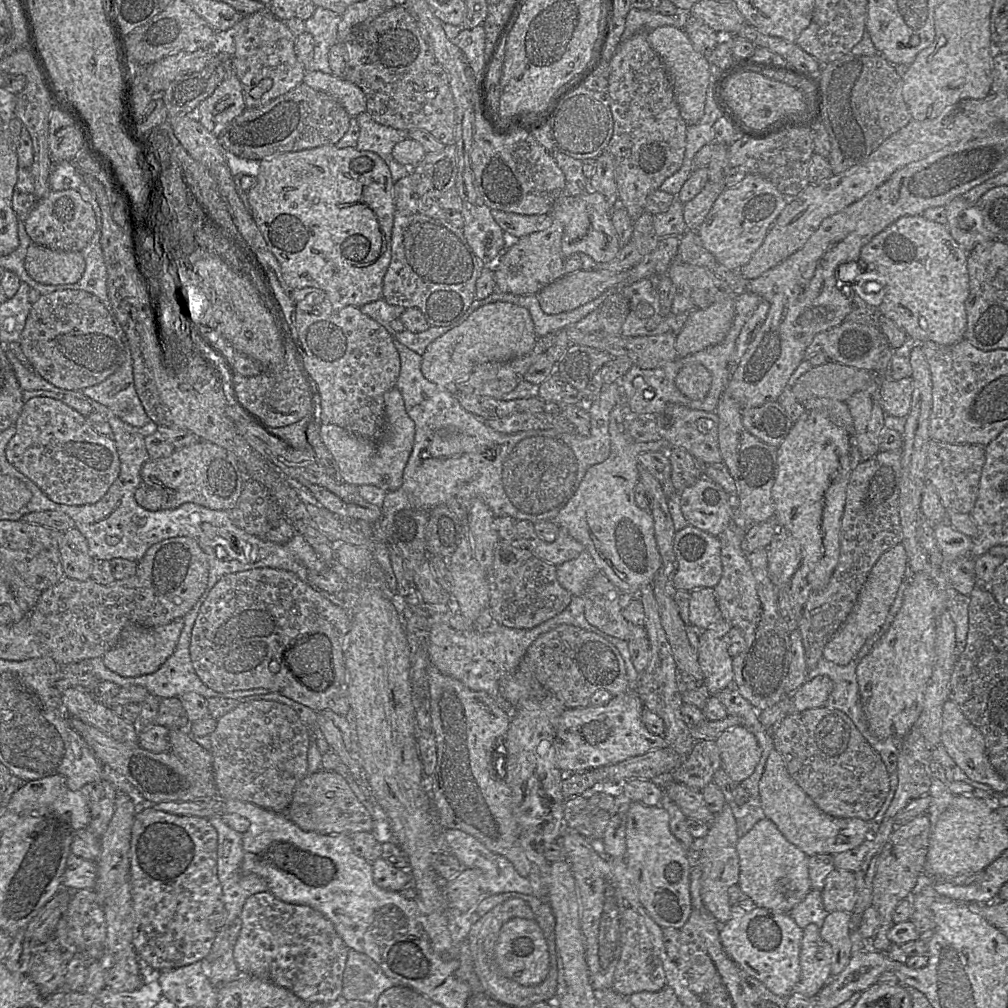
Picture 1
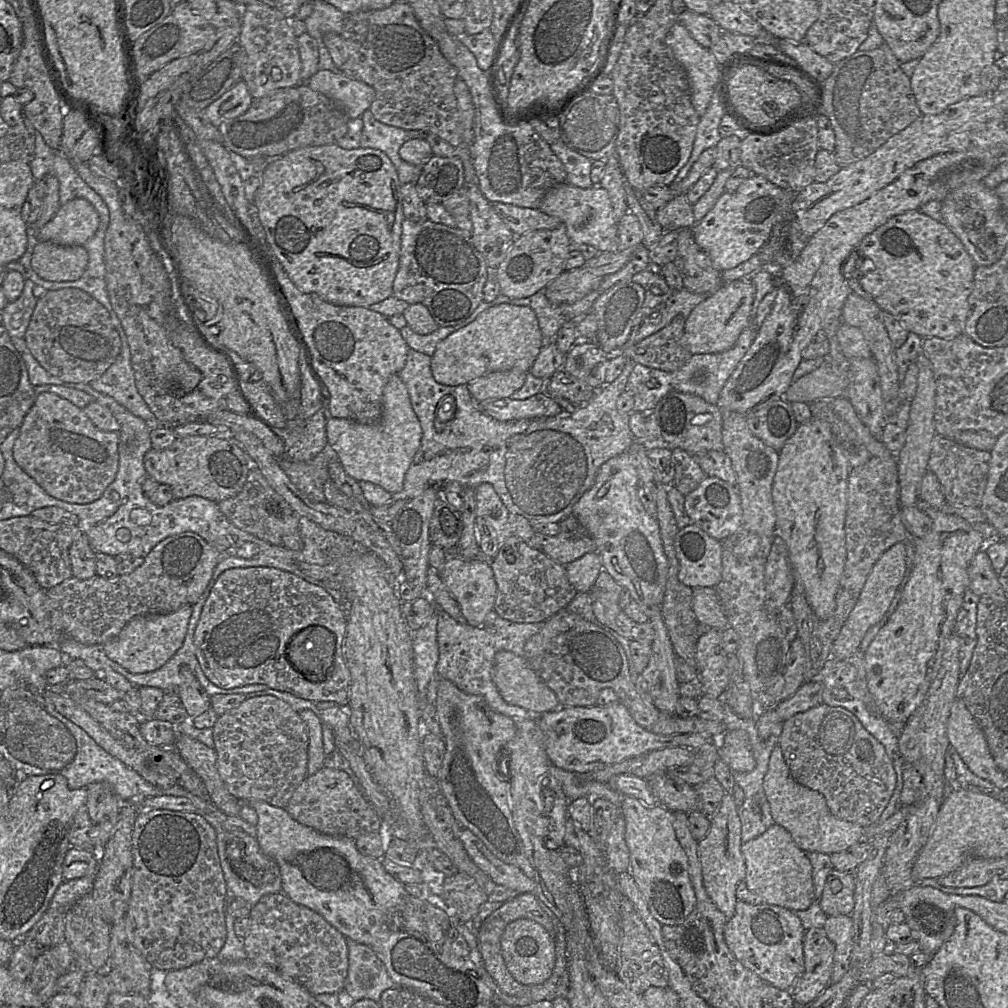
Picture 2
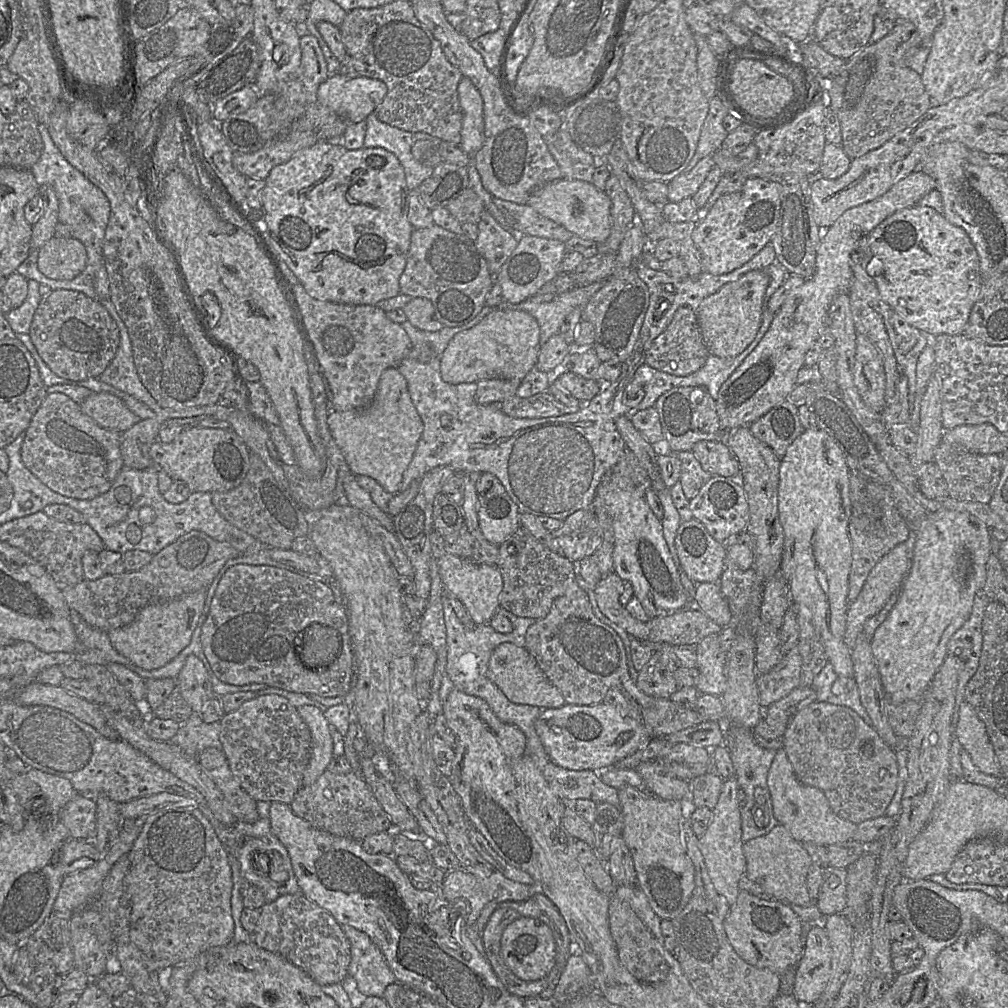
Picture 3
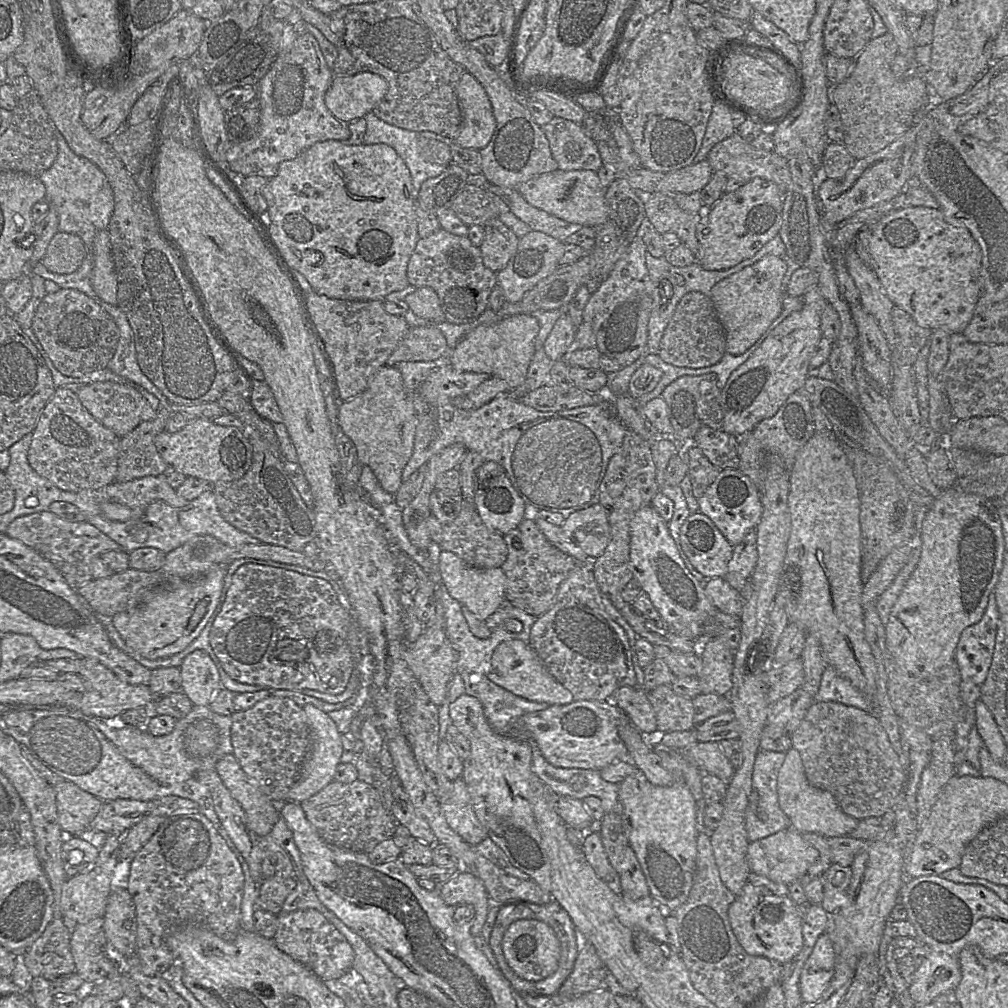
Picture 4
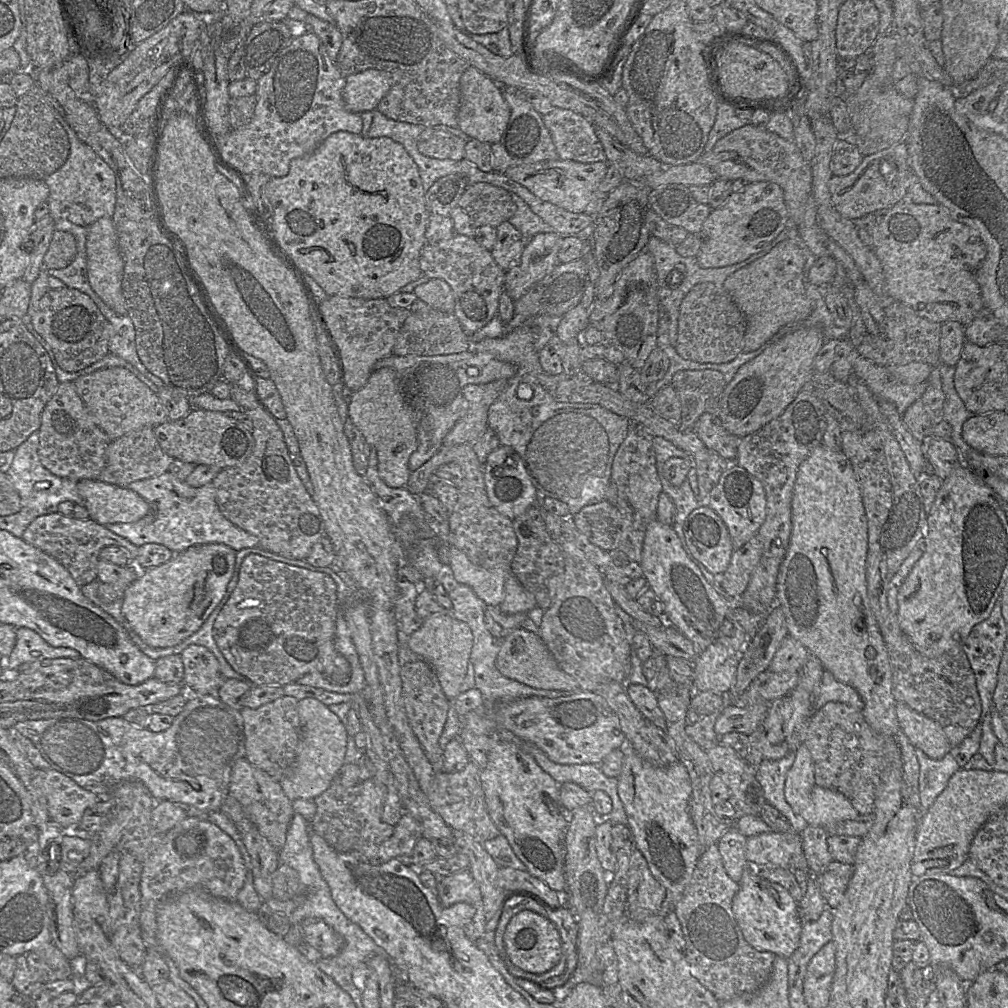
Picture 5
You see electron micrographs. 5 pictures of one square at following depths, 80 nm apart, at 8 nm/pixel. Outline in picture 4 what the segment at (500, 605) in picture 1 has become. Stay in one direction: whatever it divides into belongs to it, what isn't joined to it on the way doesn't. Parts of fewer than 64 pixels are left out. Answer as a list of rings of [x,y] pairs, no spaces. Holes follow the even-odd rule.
[[[523,518],[514,530],[504,536],[504,540],[508,546],[507,558],[501,566],[506,578],[505,600],[513,607],[538,618],[553,605],[561,583],[577,562],[550,544],[539,530],[536,520]]]

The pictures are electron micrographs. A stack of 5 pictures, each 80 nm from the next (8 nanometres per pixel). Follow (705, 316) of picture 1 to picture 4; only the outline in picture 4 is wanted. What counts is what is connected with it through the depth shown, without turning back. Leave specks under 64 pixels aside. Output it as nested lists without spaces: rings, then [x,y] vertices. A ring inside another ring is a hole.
[[[766,255],[753,265],[718,282],[708,293],[725,333],[726,353],[743,354],[756,343],[781,314],[786,296],[783,278],[787,268],[788,263],[784,257]]]

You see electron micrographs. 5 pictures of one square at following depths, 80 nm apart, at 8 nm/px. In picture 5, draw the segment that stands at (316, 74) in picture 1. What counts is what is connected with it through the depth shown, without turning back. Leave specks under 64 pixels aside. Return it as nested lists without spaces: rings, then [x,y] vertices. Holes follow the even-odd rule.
[[[369,69],[346,77],[342,98],[347,111],[361,114],[374,111],[390,89],[390,77],[384,71]]]

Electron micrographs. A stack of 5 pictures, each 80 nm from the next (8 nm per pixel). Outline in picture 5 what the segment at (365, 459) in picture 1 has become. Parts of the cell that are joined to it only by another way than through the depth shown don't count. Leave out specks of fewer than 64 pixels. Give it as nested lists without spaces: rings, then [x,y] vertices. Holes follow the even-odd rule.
[[[389,367],[374,370],[364,387],[352,393],[348,410],[348,417],[377,451],[377,470],[382,482],[389,489],[405,488],[411,475],[409,458],[417,445],[417,417],[400,391],[396,372]]]

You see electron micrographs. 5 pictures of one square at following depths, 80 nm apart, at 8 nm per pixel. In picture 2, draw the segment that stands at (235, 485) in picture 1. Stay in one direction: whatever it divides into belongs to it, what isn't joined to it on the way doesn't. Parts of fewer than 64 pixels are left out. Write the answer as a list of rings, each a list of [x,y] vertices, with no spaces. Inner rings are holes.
[[[216,436],[177,438],[164,450],[150,449],[143,459],[148,478],[170,486],[174,500],[200,496],[216,503],[236,496],[243,488],[252,460],[234,440]]]

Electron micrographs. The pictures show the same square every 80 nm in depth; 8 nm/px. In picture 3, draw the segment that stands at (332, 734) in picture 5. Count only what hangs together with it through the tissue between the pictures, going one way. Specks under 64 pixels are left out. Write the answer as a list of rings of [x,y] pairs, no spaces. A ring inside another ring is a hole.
[[[304,705],[297,707],[297,712],[306,723],[311,737],[311,754],[302,778],[302,786],[309,786],[327,770],[334,756],[334,744],[330,724],[318,707]]]

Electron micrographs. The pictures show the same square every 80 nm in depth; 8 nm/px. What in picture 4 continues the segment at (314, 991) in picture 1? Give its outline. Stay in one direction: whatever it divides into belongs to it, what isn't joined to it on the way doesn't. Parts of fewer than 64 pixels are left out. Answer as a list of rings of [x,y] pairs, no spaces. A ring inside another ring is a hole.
[[[315,909],[281,911],[277,914],[277,931],[272,940],[279,950],[309,968],[322,981],[339,979],[353,964],[353,950],[344,935]]]

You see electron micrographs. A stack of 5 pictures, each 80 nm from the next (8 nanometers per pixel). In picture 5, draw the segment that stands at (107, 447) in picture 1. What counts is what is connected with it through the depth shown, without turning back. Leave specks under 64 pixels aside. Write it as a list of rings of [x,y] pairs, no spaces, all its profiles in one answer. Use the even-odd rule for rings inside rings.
[[[74,382],[59,384],[41,413],[41,424],[37,432],[39,459],[49,472],[76,482],[97,479],[105,466],[106,449],[111,441],[88,412],[76,392]]]

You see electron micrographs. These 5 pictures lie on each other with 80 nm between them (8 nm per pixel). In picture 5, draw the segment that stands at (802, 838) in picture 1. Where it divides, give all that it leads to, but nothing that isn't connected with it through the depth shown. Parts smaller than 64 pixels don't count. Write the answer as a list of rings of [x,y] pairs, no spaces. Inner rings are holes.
[[[804,744],[795,751],[795,760],[786,776],[784,795],[794,813],[801,816],[810,826],[828,828],[840,821],[856,819],[859,816],[845,795],[816,784],[812,756]]]

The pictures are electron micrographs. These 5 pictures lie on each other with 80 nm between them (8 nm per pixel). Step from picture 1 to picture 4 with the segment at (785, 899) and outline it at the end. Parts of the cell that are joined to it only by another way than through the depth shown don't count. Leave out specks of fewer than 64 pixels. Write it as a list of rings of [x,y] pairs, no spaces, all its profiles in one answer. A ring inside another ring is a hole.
[[[792,828],[748,842],[747,846],[747,862],[750,872],[787,886],[796,880],[801,880],[817,857],[818,851],[803,839],[802,833]]]

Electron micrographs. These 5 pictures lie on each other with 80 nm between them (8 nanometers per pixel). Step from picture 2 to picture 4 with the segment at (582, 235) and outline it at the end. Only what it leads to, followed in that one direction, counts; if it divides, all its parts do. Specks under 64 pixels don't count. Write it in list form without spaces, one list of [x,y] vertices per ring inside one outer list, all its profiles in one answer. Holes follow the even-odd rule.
[[[558,168],[532,177],[519,184],[517,189],[532,206],[570,223],[596,227],[604,223],[608,215],[605,188],[594,170],[567,171]]]

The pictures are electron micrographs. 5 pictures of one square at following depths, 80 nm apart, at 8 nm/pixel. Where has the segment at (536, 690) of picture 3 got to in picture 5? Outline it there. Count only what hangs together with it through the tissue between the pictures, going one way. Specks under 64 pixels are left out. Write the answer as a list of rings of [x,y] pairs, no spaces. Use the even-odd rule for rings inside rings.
[[[522,627],[513,629],[504,638],[496,658],[496,668],[503,676],[532,688],[568,692],[581,691],[578,689],[575,678],[559,667],[539,635]]]

